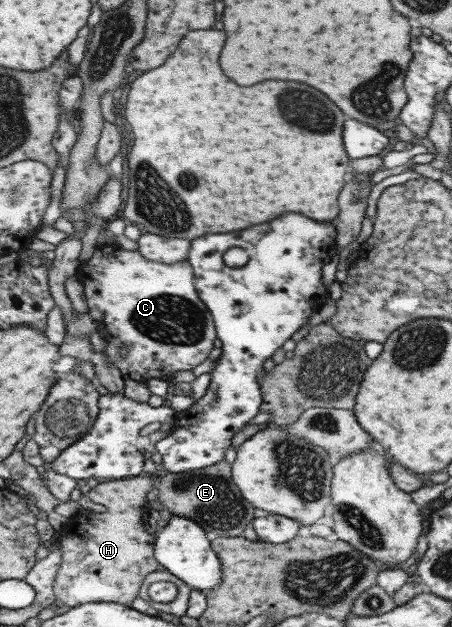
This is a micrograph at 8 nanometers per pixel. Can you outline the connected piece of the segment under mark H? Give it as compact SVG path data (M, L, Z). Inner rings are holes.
M140 474L121 479L109 479L107 482L97 484L95 488L89 490L88 497L93 503L106 507L105 512L82 511L78 520L65 523L55 533L56 542L62 551L61 564L52 582L52 591L54 598L62 602L63 609L90 602L115 602L130 606L131 601L138 596L142 580L151 572L164 570L153 557L154 535L149 534L144 525L144 517L151 510L146 494L154 491L155 481L147 475Z

